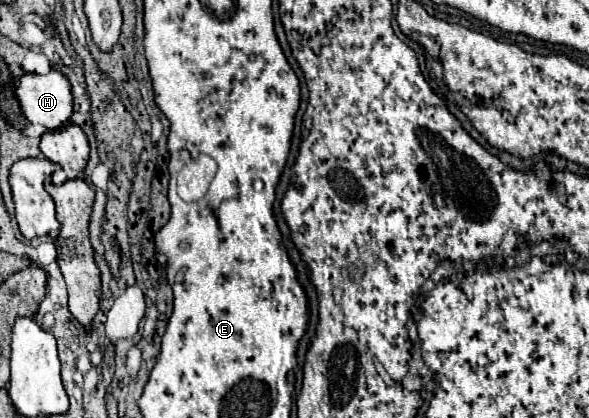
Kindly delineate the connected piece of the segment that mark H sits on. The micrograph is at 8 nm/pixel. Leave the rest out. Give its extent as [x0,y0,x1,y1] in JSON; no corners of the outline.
[16,70,72,130]

